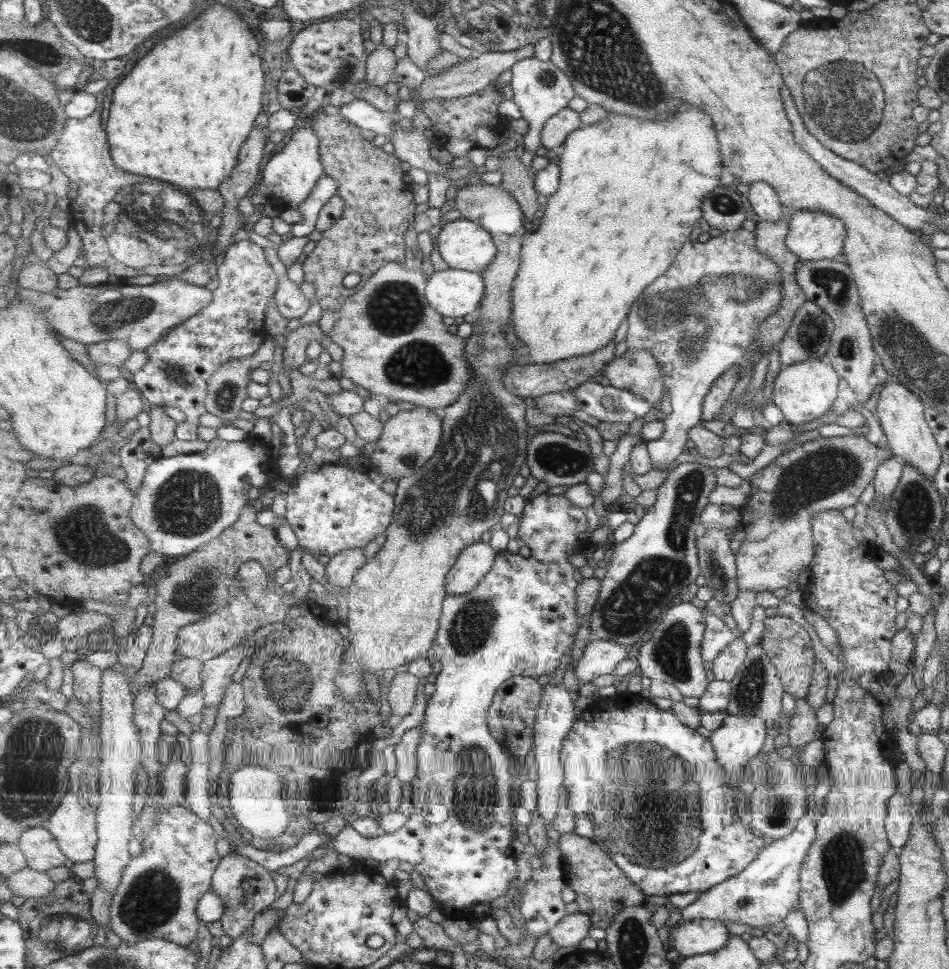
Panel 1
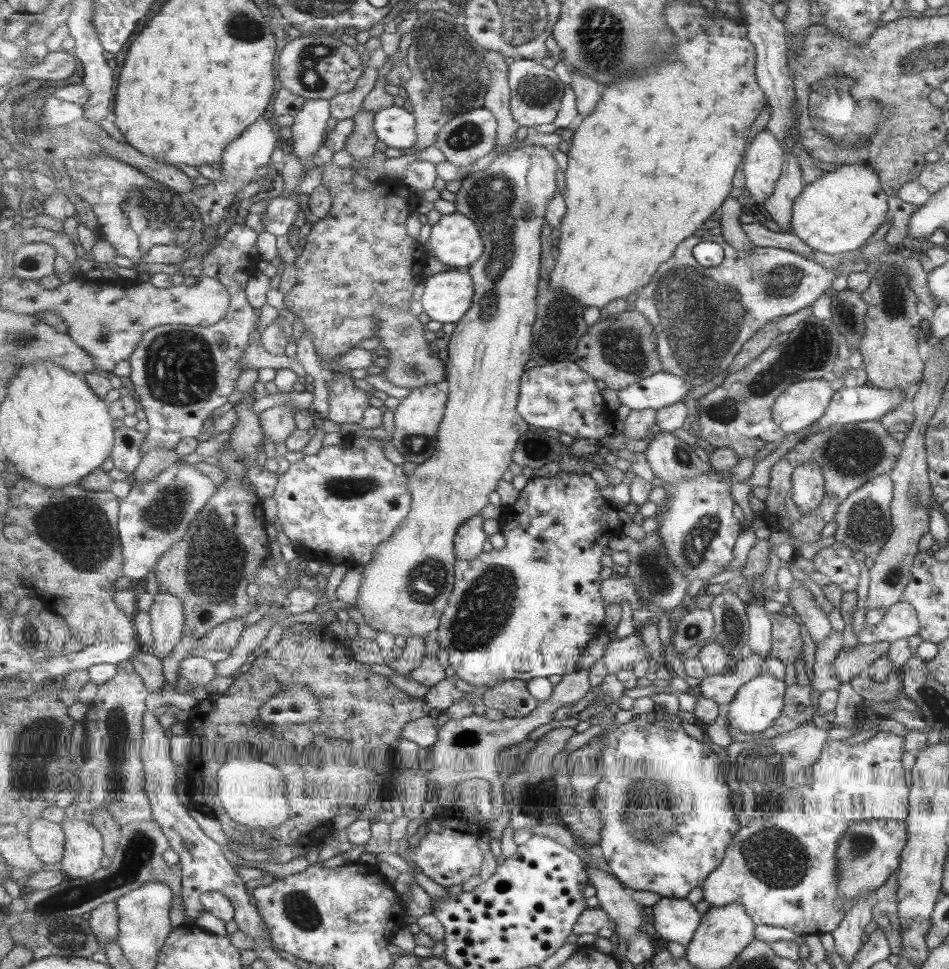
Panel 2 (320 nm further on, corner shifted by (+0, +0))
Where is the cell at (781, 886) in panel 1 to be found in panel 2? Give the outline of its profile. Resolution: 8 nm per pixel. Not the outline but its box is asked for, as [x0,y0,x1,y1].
[702,732,907,935]

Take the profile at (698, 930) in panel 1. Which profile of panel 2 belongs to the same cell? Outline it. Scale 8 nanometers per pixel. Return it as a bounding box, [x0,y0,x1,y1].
[652,897,703,946]

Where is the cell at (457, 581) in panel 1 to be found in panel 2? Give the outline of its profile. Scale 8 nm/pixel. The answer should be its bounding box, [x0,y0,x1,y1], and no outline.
[455,516,489,559]

